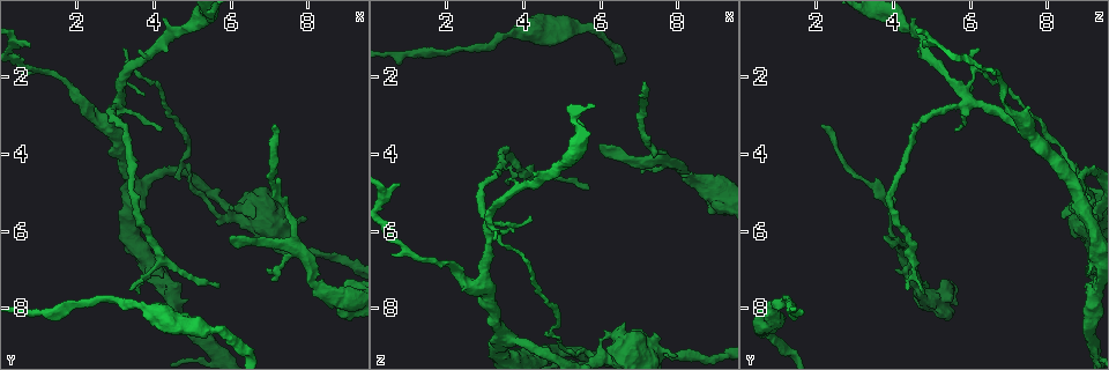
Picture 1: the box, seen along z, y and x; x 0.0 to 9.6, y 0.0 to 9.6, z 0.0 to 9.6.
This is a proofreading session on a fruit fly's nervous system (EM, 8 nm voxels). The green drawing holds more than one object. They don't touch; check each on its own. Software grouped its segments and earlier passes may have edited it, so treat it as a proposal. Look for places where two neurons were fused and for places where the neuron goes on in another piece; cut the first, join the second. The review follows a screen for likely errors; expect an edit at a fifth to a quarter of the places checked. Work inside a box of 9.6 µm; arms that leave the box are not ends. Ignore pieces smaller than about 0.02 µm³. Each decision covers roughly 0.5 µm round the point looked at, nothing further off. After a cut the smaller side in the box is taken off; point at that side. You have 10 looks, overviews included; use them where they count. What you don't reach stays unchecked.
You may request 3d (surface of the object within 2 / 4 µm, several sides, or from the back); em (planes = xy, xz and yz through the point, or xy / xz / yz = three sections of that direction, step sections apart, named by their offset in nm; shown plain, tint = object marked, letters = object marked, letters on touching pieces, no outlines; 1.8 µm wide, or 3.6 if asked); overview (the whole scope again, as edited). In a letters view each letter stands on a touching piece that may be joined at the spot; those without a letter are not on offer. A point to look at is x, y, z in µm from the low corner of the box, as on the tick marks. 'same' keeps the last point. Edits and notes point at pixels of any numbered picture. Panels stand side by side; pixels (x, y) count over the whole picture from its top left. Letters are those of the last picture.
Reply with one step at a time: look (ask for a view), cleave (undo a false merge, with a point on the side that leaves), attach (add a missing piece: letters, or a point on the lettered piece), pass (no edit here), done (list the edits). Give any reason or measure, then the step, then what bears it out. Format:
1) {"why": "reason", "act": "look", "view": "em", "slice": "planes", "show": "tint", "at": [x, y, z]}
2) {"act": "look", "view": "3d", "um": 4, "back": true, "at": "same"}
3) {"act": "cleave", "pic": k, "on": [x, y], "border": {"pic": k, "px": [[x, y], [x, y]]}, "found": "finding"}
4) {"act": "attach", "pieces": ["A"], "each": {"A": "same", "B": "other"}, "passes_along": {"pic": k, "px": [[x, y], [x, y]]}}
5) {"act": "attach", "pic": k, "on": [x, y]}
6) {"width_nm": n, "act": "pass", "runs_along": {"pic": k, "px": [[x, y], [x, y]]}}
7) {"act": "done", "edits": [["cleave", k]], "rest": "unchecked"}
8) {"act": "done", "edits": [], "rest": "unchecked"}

{"why": "sharp bend", "act": "look", "view": "em", "slice": "planes", "show": "letters", "at": [3.10, 2.70, 6.00]}

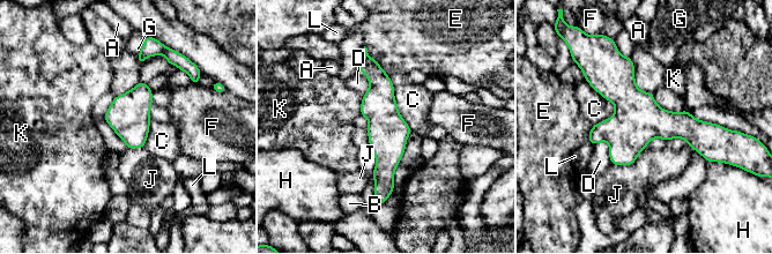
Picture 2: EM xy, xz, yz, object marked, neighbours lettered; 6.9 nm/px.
{"act": "pass", "each": {"A": "other", "B": "other", "C": "other", "D": "other", "E": "other", "F": "other", "G": "other", "H": "other", "J": "other", "K": "other", "L": "other"}, "border": {"pic": 2, "px": [[585, 79], [614, 105], [595, 125]]}, "found": "continuous, no second neuron"}

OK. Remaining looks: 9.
{"why": "tapers out", "act": "look", "view": "em", "slice": "yz", "step": 4, "show": "letters", "at": [7.20, 3.30, 2.15]}

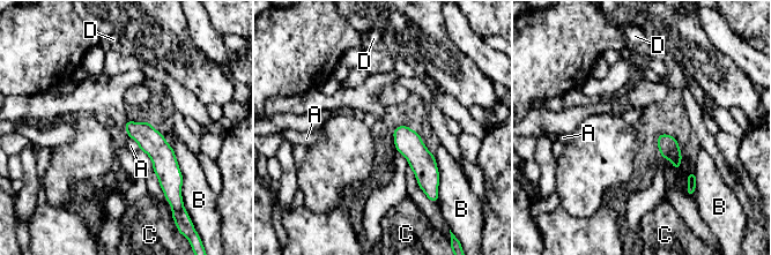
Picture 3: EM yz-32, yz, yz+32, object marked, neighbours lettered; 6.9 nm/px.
{"act": "look", "view": "em", "slice": "planes", "show": "letters", "at": "same"}

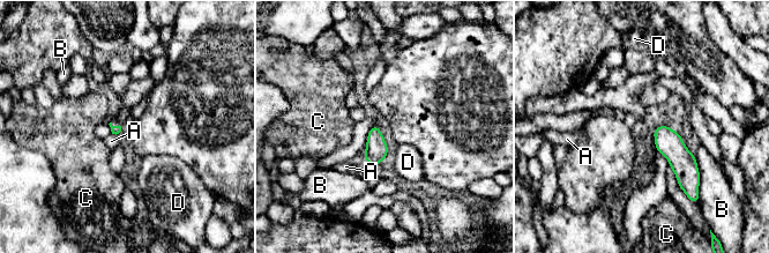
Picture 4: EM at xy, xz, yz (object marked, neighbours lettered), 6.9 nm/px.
{"act": "pass", "each": {"A": "other", "B": "other", "C": "other", "D": "other"}, "border": {"pic": 4, "px": [[365, 150], [363, 157]]}, "found": "no lettered piece goes on from it"}

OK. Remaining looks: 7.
{"why": "sudden change in width", "act": "look", "view": "3d", "um": 4, "at": [8.75, 7.80, 4.90]}

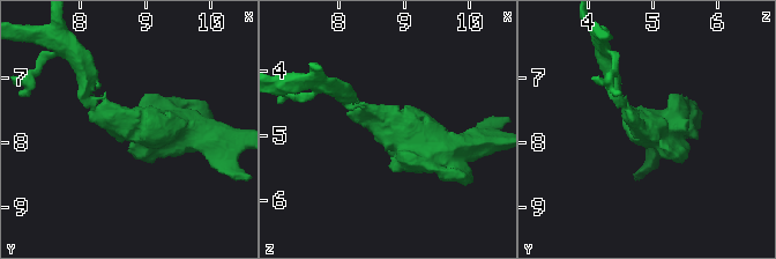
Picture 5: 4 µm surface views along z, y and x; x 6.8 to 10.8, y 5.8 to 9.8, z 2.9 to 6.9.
{"arms": 3, "why": "need the tissue", "act": "look", "view": "em", "um": 3.6, "slice": "yz", "step": 8, "show": "plain", "at": [8.70, 7.75, 4.80]}

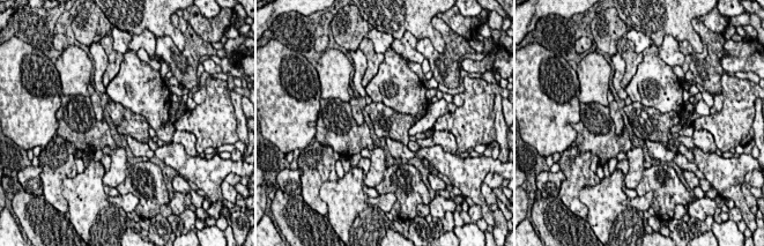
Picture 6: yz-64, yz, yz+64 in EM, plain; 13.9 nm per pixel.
{"act": "look", "view": "em", "um": 3.6, "slice": "yz", "step": 8, "show": "letters", "at": "same"}

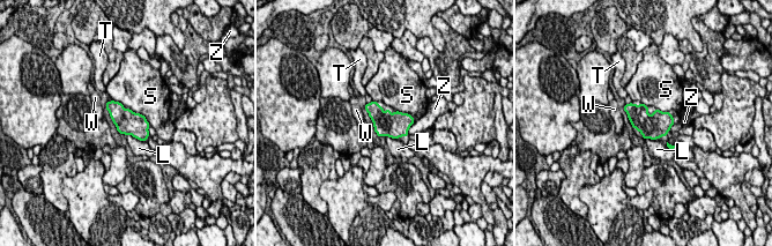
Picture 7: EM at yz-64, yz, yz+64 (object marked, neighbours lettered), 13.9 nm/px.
{"act": "pass", "each": {"L": "other", "S": "other", "T": "other", "W": "other", "Z": "other"}, "border": {"pic": 7, "px": [[126, 134], [146, 141]]}, "found": "one neuron here"}

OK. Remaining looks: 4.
{"why": "free end", "act": "look", "view": "em", "slice": "planes", "show": "letters", "at": [6.00, 6.25, 3.80]}

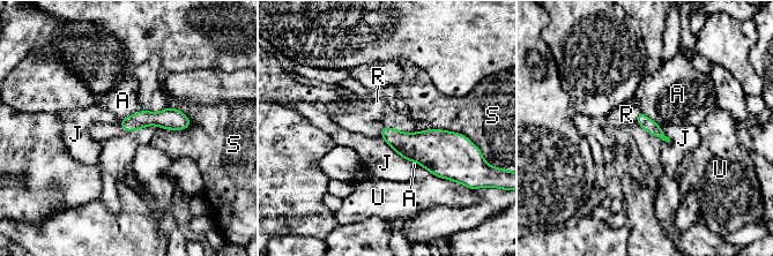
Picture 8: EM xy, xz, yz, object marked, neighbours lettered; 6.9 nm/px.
{"act": "attach", "pieces": ["R"], "each": {"A": "other", "J": "other", "R": "same", "S": "other", "U": "other"}, "passes_along": {"pic": 8, "px": [[646, 123], [638, 117], [626, 114]]}, "found": "the neuron continues"}

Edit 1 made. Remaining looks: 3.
{"act": "done", "edits": [["attach", 8]], "rest": "unchecked"}

